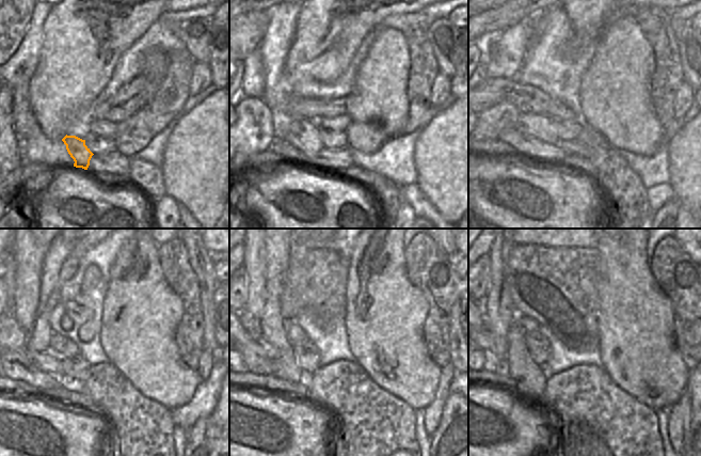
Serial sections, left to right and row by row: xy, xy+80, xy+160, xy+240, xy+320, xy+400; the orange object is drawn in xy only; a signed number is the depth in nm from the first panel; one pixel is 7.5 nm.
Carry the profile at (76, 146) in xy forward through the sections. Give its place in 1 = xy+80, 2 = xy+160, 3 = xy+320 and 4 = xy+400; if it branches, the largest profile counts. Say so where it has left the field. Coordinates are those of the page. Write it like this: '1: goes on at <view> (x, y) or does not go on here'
1: goes on at xy+80 (302, 134)
2: goes on at xy+160 (537, 126)
3: goes on at xy+320 (270, 354)
4: goes on at xy+400 (490, 342)

